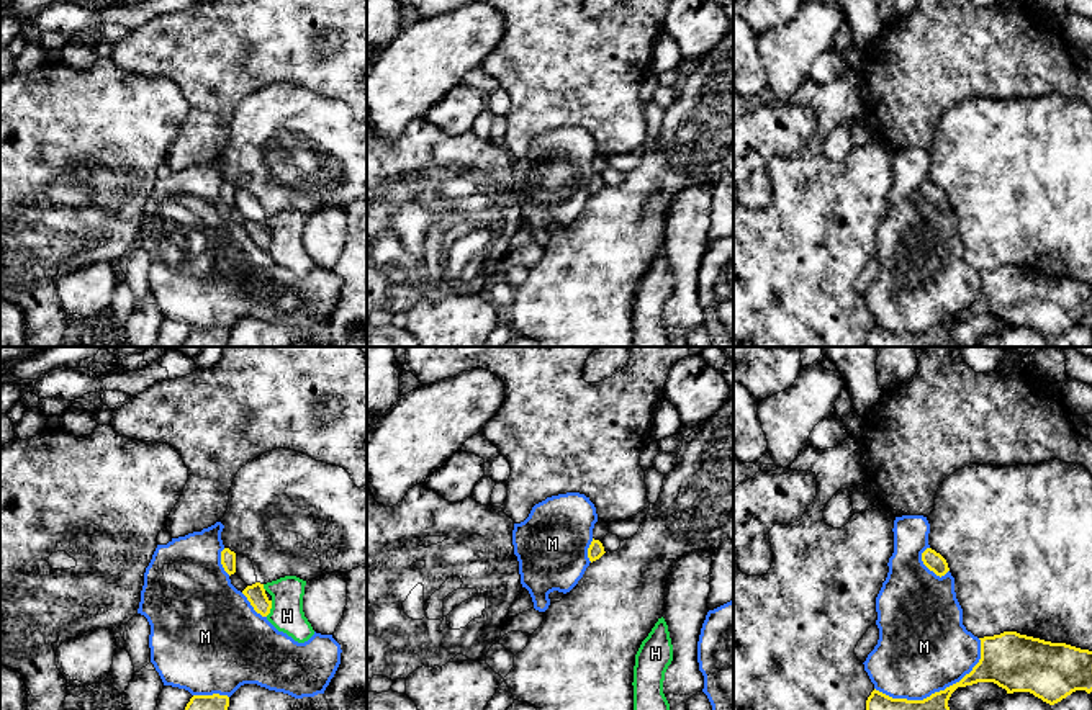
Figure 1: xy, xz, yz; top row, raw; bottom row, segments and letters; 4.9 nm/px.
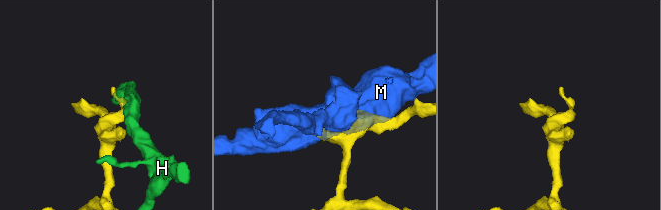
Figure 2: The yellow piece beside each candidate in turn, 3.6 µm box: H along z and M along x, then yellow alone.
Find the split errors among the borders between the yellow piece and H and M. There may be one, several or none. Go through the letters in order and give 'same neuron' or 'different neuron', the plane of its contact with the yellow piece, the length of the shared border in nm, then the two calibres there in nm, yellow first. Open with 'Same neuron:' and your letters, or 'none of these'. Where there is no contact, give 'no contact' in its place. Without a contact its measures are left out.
Same neuron: none of these
H: different neuron | xy | 90 nm | 100/170 nm
M: different neuron | yz | 600 nm | 100/440 nm

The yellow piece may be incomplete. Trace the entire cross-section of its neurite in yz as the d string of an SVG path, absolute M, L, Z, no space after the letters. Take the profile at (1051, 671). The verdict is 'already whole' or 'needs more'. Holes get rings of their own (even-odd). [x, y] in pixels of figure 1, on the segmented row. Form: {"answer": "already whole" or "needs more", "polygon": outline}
{"answer": "already whole", "polygon": "M1004 631L981 640L981 659L959 682L935 692L923 700L892 699L873 690L866 700L866 710L950 710L948 700L958 687L977 682L994 682L1007 694L1030 692L1043 702L1054 705L1076 690L1092 692L1092 651L1066 643L1051 643L1040 638Z"}

